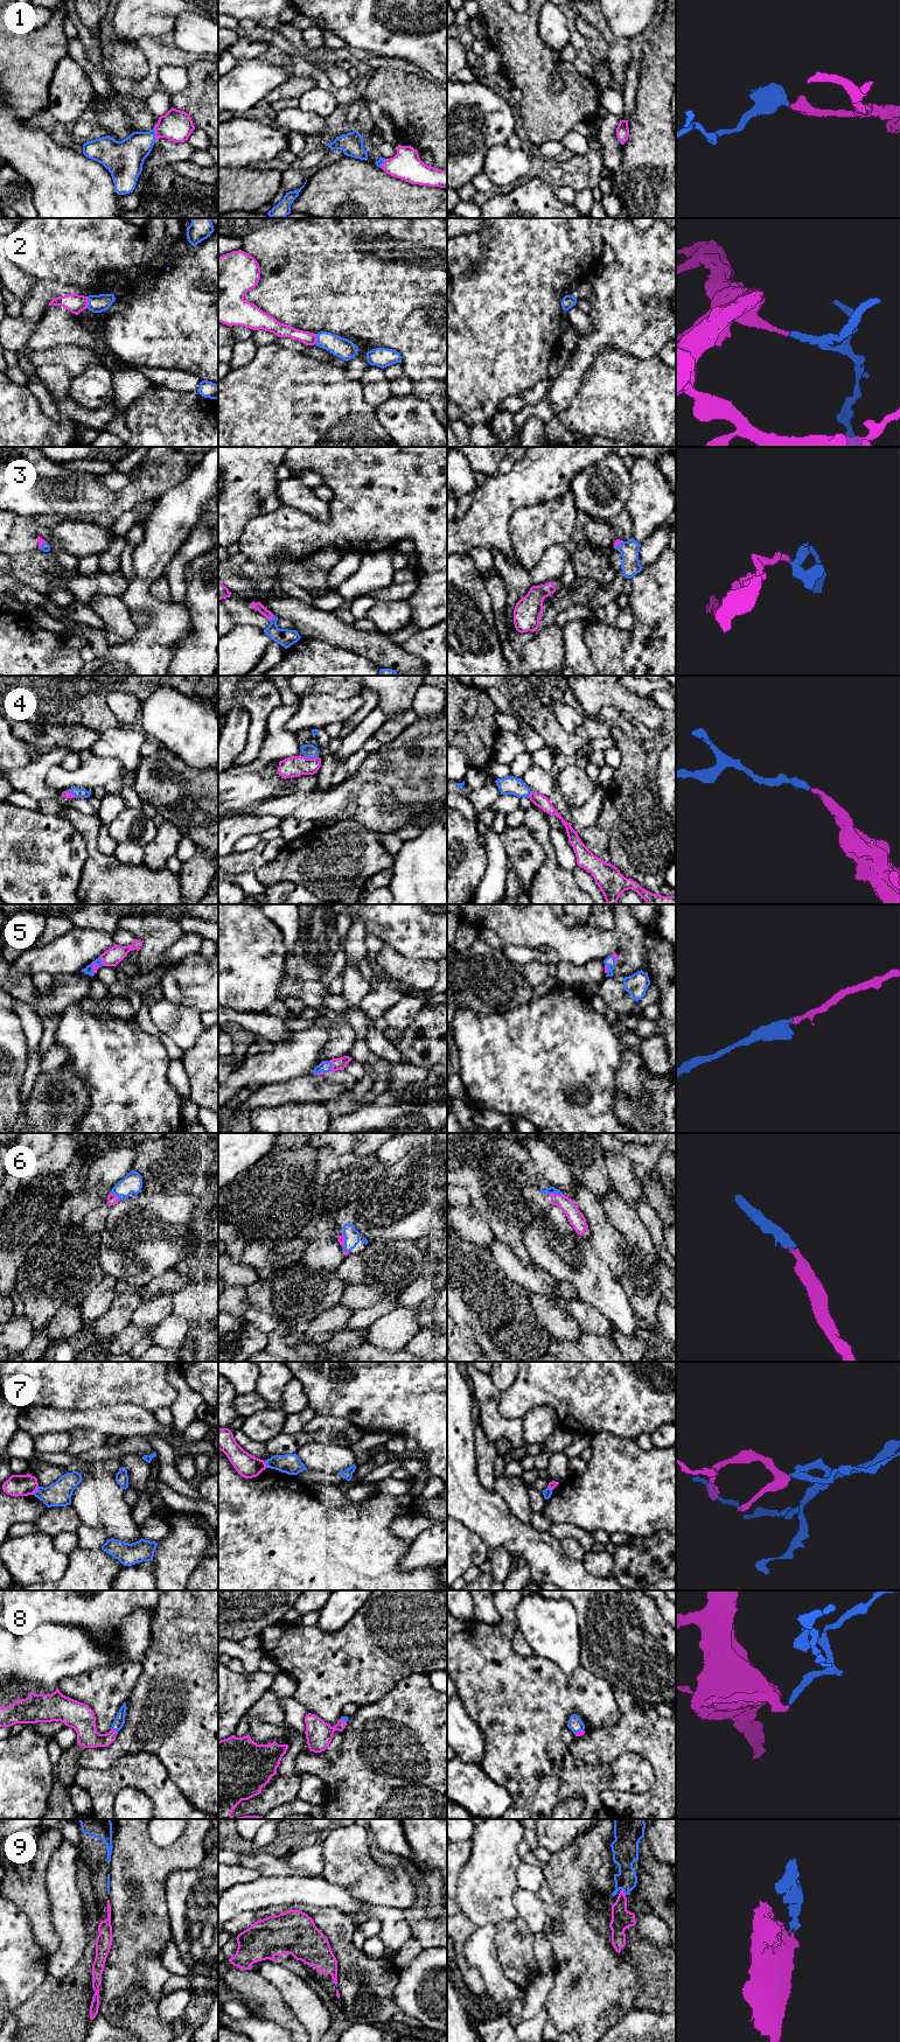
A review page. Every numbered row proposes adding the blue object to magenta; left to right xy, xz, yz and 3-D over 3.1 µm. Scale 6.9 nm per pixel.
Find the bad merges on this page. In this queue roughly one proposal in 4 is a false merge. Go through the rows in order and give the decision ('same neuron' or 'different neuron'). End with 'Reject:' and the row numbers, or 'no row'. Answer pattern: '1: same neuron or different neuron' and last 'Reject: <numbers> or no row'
1: same neuron
2: same neuron
3: same neuron
4: same neuron
5: same neuron
6: same neuron
7: different neuron
8: same neuron
9: same neuron
Reject: 7

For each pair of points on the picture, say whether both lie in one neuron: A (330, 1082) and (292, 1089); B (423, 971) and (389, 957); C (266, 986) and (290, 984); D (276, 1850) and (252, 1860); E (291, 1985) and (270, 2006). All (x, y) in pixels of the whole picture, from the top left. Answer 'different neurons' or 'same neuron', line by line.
A: same neuron
B: same neuron
C: different neurons
D: different neurons
E: different neurons

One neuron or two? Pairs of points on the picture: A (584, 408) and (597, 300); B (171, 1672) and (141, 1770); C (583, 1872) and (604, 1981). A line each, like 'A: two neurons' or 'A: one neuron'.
A: two neurons
B: two neurons
C: one neuron

